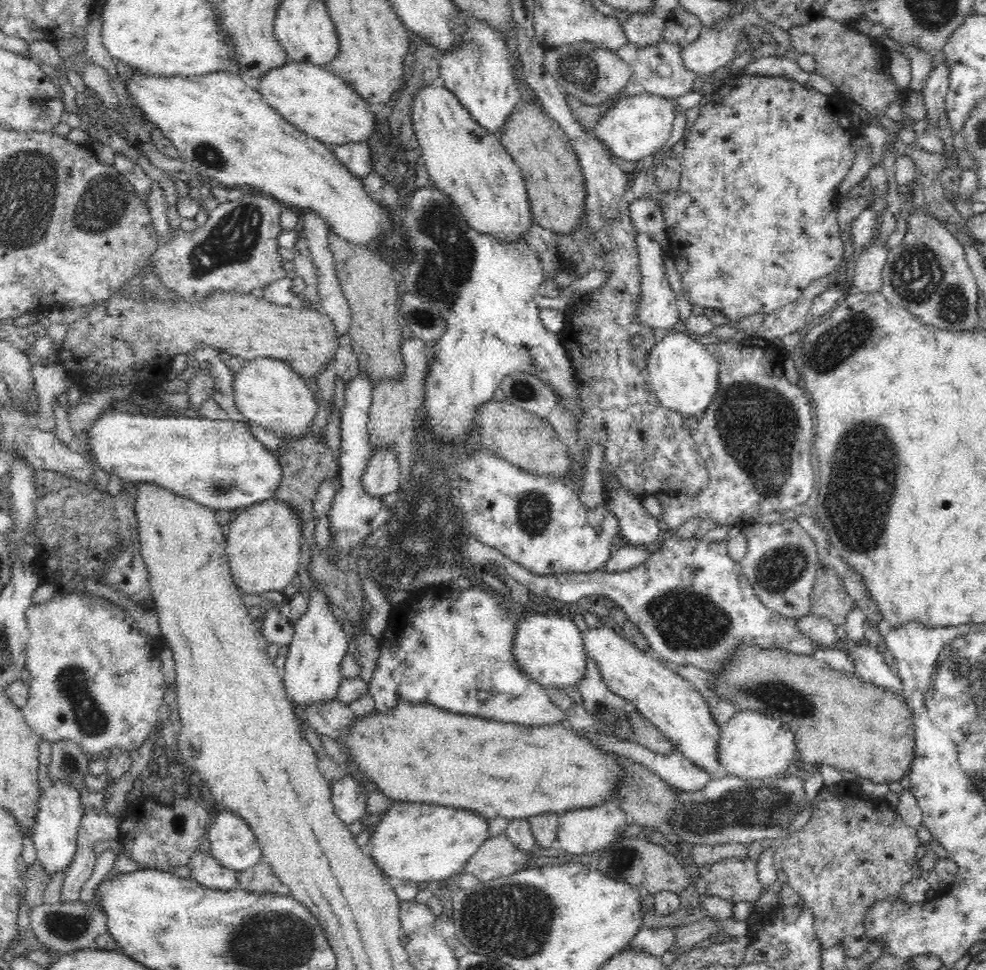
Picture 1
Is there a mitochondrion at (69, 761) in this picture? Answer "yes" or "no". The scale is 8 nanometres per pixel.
yes

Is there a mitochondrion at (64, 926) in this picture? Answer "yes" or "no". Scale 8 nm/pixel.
yes

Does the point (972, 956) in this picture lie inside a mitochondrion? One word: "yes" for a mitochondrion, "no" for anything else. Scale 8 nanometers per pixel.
no

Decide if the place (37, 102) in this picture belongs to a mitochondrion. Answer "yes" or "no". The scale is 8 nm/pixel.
yes

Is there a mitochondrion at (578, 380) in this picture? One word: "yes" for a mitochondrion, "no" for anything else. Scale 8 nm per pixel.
no

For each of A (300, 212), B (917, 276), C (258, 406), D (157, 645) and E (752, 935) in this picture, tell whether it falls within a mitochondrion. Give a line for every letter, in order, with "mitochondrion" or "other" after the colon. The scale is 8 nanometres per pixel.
A: other
B: mitochondrion
C: other
D: other
E: other

